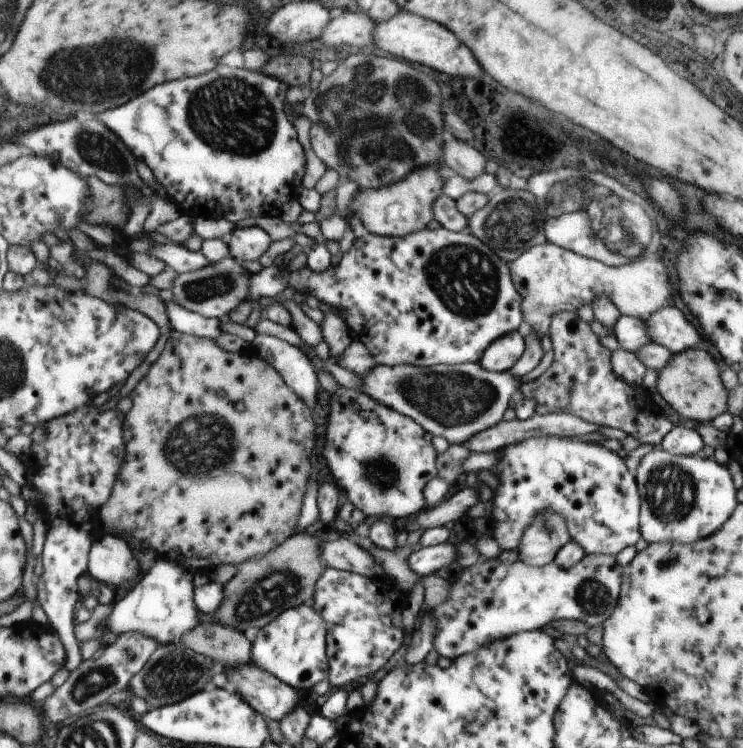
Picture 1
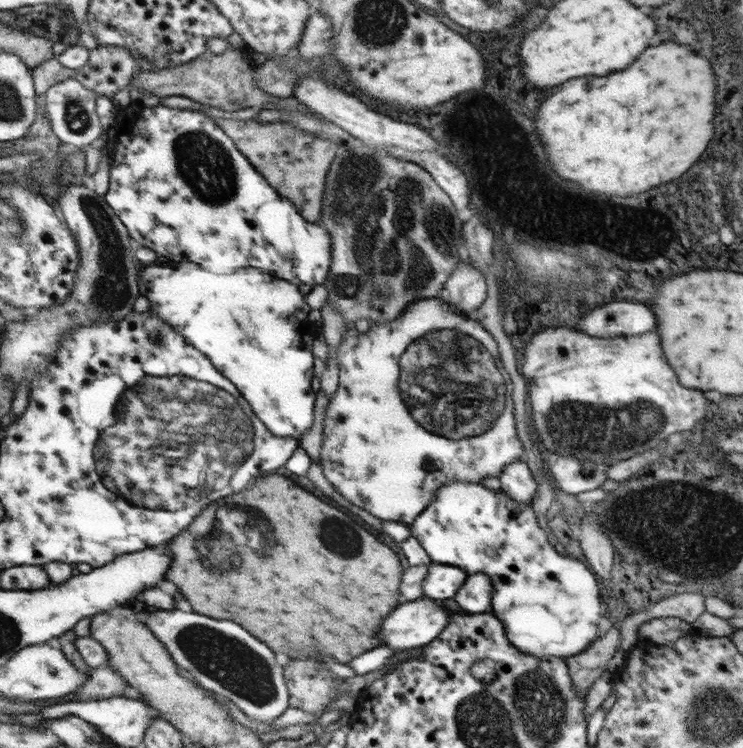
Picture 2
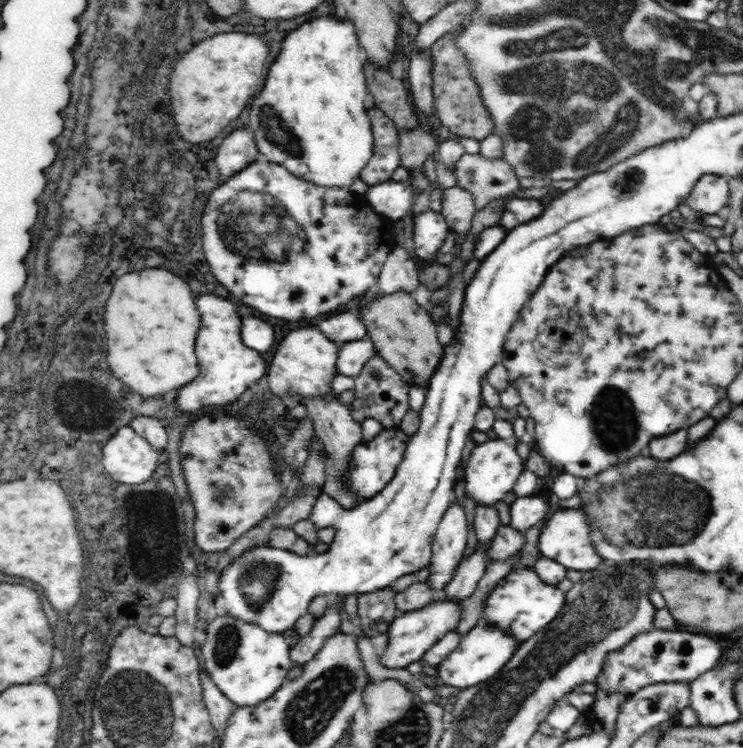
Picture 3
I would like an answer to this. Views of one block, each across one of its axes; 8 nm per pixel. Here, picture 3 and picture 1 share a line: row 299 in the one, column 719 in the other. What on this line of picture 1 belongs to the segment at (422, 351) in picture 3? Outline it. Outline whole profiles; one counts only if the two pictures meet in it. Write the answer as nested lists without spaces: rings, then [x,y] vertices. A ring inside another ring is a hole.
[[[690,348],[673,354],[669,362],[656,374],[657,394],[677,412],[681,419],[710,423],[715,416],[725,412],[727,390],[719,382],[719,372],[717,372],[715,362],[709,358],[707,351]]]

